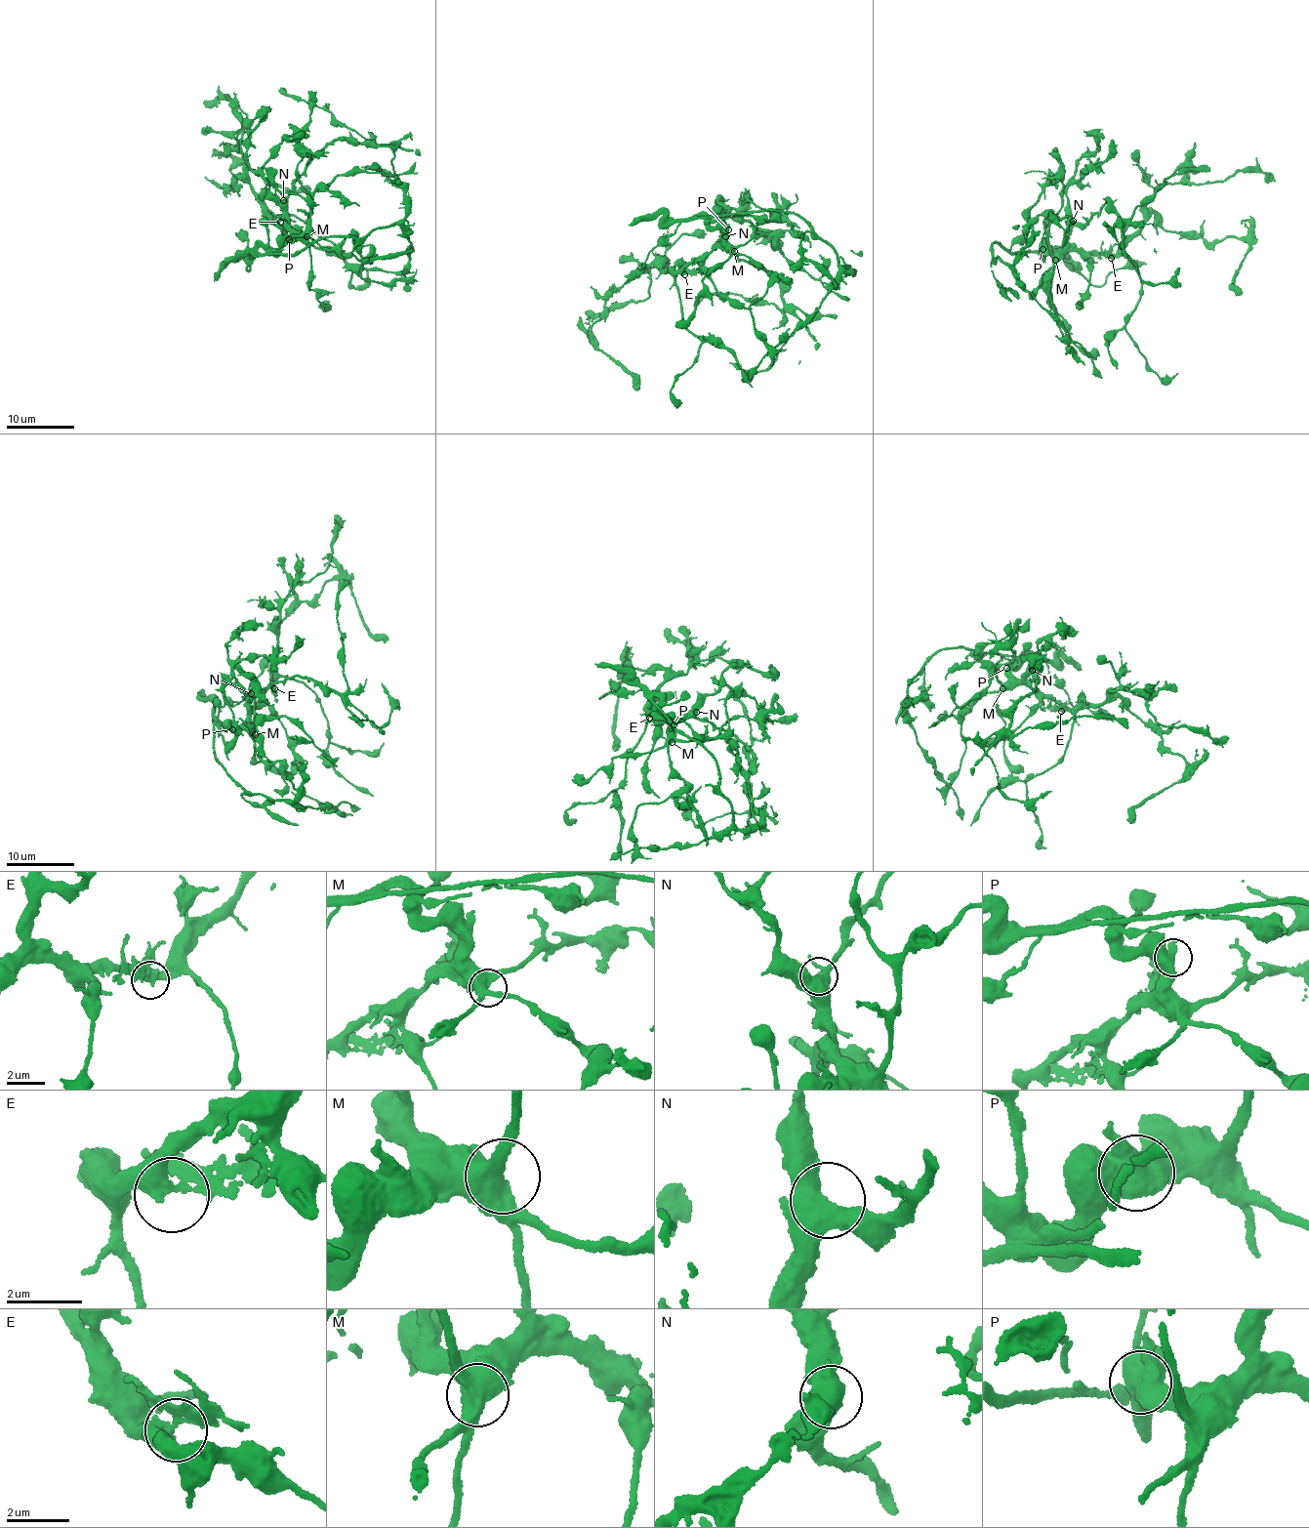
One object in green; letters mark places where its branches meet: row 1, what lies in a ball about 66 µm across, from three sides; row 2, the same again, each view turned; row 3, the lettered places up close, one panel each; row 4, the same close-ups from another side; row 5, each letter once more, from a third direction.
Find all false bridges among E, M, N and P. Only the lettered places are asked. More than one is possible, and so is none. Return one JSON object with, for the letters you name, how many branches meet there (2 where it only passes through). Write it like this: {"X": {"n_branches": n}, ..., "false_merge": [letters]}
{"false_merge": []}

